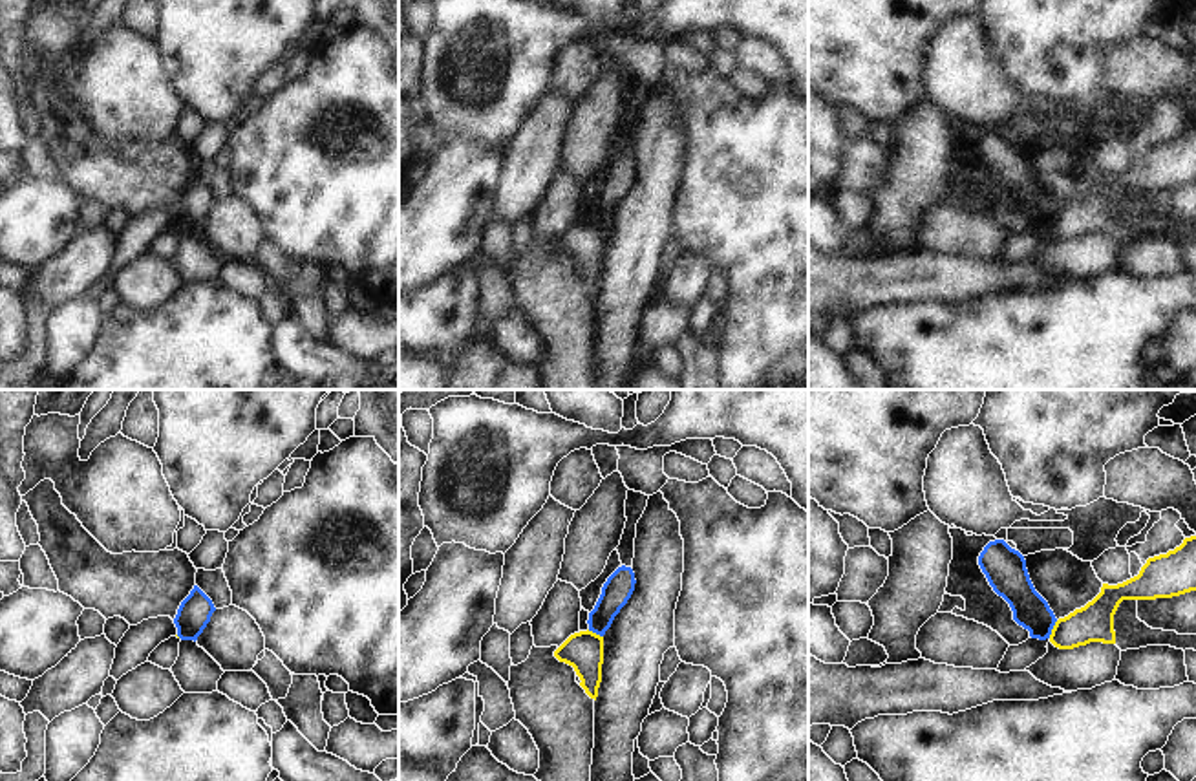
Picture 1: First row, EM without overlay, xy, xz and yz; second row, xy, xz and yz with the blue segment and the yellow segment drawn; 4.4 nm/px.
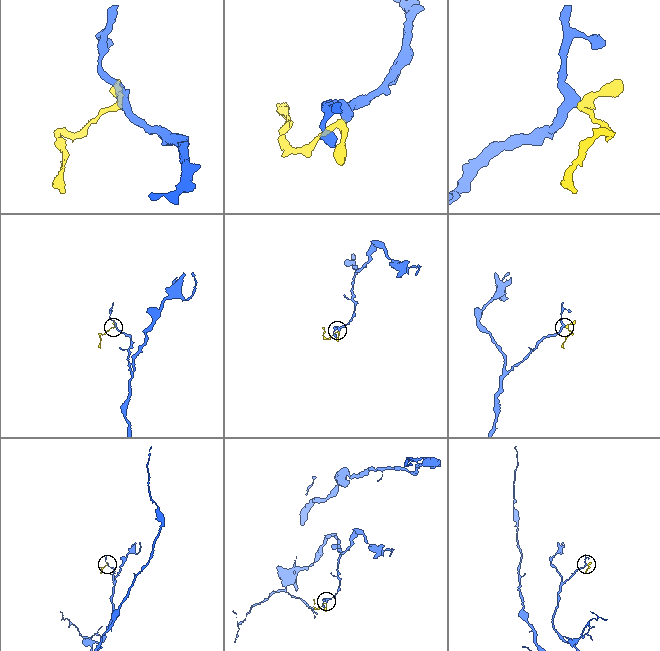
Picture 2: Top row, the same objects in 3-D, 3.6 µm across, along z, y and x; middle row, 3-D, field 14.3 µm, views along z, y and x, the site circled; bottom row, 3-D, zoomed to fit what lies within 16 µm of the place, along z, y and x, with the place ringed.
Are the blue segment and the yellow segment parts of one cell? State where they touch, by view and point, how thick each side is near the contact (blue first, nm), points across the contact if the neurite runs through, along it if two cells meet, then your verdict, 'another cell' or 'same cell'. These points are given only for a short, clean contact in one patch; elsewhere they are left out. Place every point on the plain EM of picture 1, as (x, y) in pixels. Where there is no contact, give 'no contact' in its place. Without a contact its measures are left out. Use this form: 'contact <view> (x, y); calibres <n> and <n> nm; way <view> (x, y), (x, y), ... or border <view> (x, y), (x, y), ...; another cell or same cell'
contact yz (1052, 218); calibres 160 and 170 nm; border yz (1057, 211), (1048, 227); another cell

